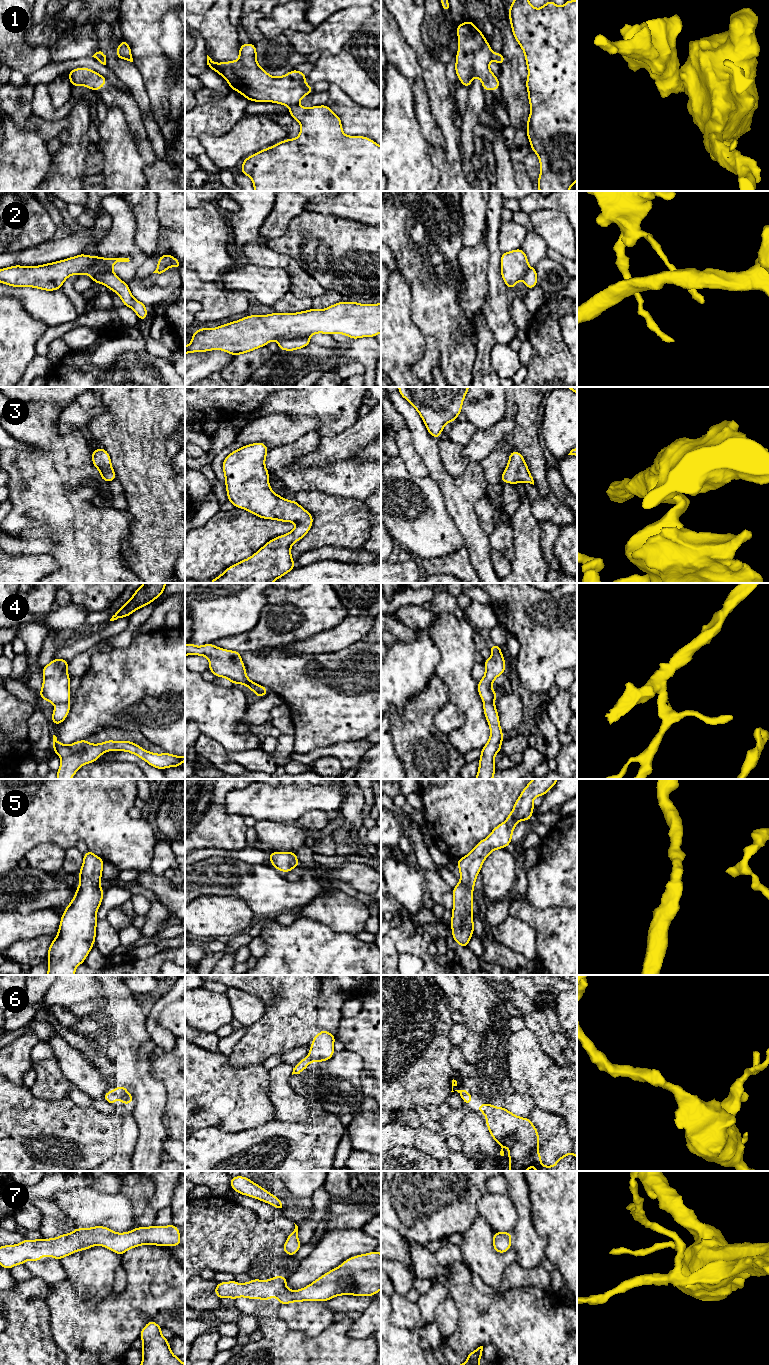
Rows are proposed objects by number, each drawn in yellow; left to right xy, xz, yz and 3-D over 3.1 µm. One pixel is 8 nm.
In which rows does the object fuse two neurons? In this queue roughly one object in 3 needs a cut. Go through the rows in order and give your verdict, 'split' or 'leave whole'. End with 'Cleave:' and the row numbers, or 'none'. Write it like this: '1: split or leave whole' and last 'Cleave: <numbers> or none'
1: split
2: split
3: leave whole
4: split
5: leave whole
6: leave whole
7: leave whole
Cleave: 1, 2, 4

